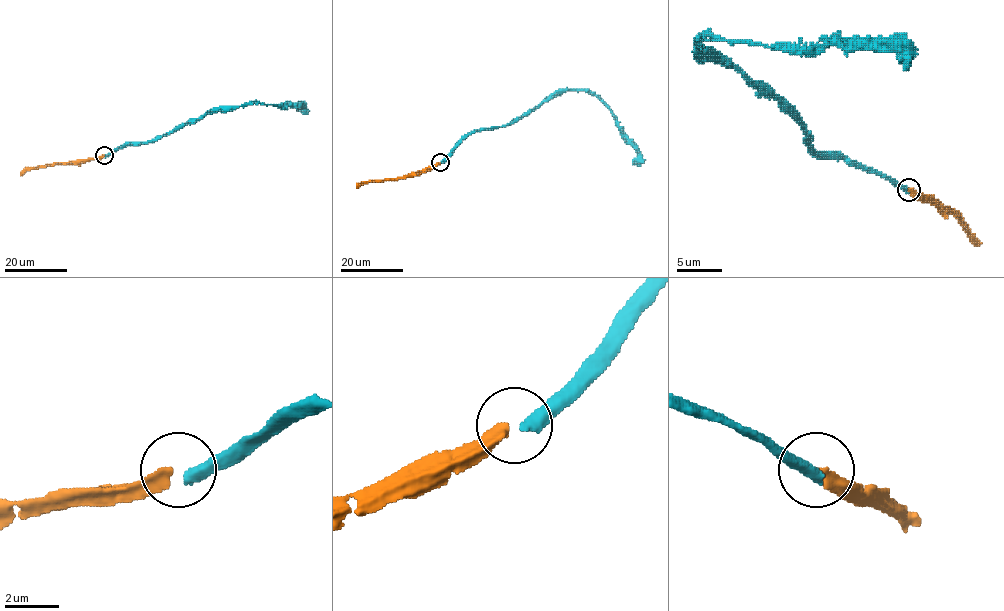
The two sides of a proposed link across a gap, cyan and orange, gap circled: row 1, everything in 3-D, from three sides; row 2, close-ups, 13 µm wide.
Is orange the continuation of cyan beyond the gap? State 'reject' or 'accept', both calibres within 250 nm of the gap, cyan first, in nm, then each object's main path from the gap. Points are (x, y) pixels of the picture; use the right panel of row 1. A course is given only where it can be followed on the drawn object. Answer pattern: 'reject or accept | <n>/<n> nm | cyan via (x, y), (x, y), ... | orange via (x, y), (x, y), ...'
reject | 440/360 nm | cyan via (908, 188), (824, 159), (765, 88), (699, 47), (699, 38), (888, 45), (906, 70) | orange via (908, 188), (915, 195), (924, 195), (963, 222), (967, 234), (979, 245)

